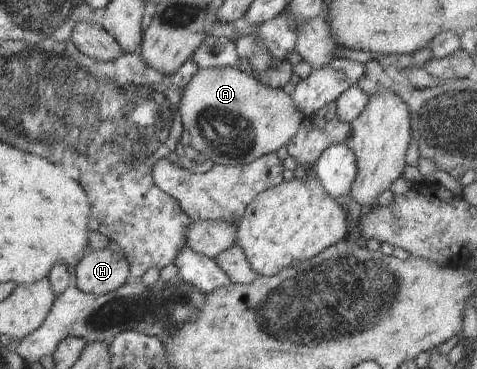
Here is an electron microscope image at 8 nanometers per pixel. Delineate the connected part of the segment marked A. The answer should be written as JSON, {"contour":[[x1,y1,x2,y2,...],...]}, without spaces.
{"contour":[[229,67,197,70,185,87,179,114,184,129,191,135,192,147,202,152,206,159,225,166,241,166,266,154,275,153,295,136,304,119,301,109,283,89,260,84,255,77]]}

